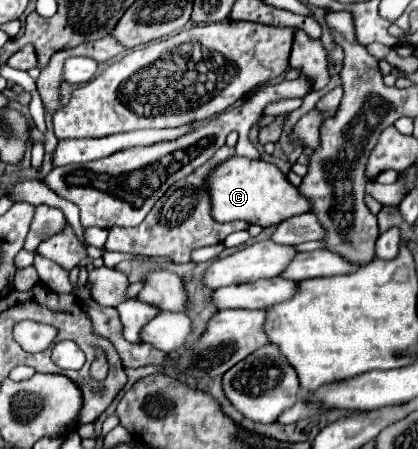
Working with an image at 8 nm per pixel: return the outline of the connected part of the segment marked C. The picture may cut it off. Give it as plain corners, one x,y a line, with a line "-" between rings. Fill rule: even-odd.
232,157
210,175
210,193
212,193
212,217
216,221
236,221
244,219
248,223
256,223
260,227
276,227
282,221
308,213
312,209
312,201
294,187
288,177
266,161
252,161
246,157

